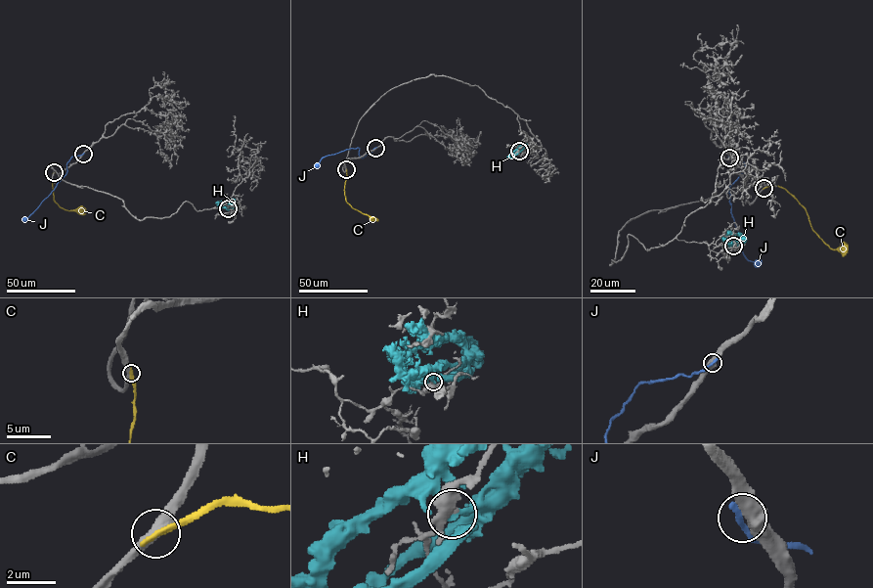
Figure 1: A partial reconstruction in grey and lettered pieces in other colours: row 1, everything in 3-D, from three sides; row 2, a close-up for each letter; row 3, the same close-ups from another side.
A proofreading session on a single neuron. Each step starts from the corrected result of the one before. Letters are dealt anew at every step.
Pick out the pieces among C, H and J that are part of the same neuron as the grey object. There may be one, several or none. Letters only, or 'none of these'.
none of these

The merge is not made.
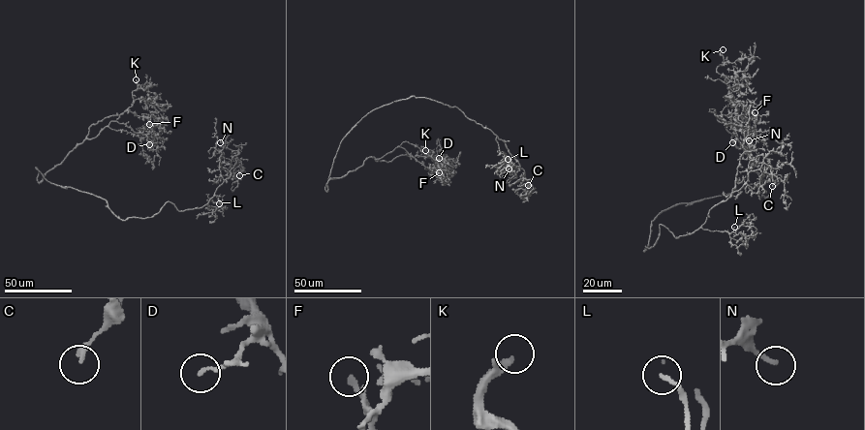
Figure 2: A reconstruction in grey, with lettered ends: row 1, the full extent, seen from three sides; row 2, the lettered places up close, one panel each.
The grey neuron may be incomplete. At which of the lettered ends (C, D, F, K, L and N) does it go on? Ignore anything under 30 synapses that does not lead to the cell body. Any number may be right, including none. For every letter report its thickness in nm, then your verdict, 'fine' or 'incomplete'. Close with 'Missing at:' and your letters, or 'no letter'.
C: 200 nm thick; fine
D: 140 nm thick; fine
F: 130 nm thick; incomplete
K: 220 nm thick; fine
L: 170 nm thick; incomplete
N: 180 nm thick; incomplete
Missing at: F, L, N

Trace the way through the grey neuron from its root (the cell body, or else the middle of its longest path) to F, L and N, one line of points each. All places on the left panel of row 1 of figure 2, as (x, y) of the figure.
F: (72, 187), (47, 181), (36, 168), (39, 182), (77, 145), (94, 138), (107, 126), (137, 136), (149, 124)
L: (72, 187), (104, 199), (123, 220), (152, 217), (168, 201), (179, 211), (207, 203), (218, 208), (219, 203)
N: (72, 187), (104, 199), (123, 220), (152, 217), (168, 201), (179, 211), (200, 208), (223, 181), (220, 142)

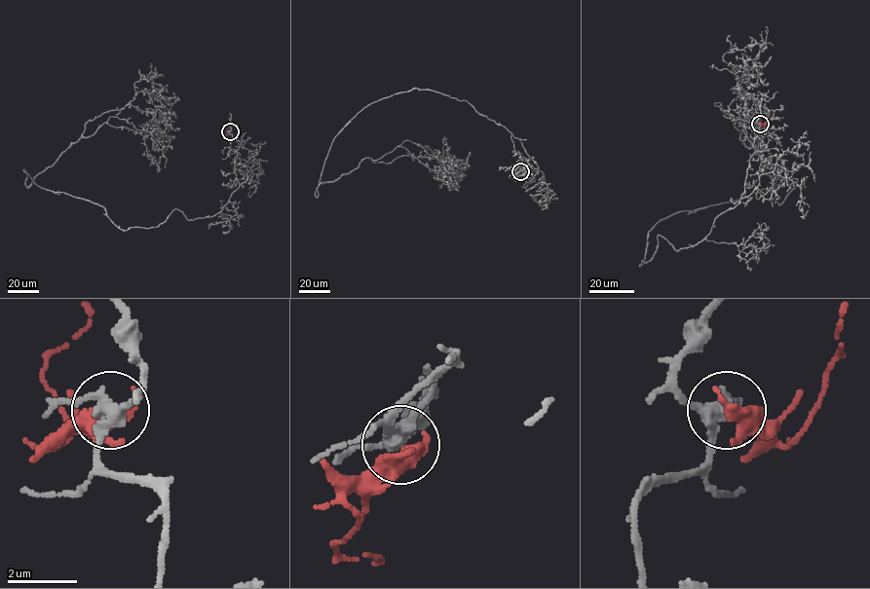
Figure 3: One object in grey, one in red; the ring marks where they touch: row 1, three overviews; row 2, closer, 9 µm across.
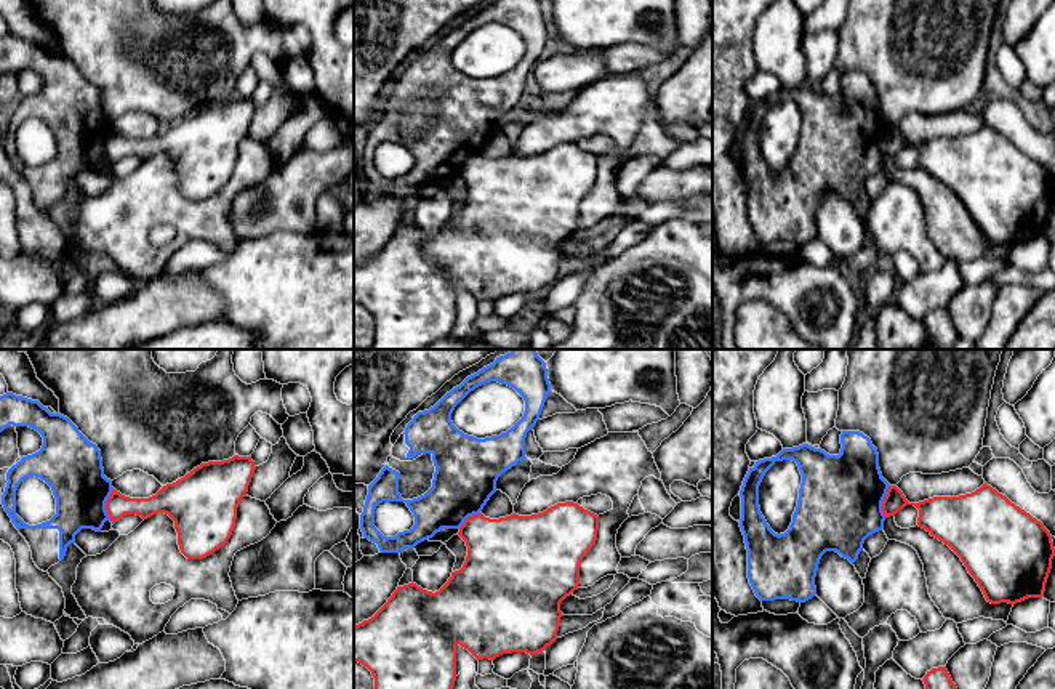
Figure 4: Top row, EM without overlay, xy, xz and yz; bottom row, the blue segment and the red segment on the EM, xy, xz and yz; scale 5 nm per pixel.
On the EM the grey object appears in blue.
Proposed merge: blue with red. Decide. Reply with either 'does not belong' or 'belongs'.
does not belong

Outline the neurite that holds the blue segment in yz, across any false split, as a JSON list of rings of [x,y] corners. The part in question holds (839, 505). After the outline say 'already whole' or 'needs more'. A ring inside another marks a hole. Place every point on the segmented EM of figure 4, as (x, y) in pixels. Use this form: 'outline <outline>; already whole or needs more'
outline [[[842,431],[840,444],[842,449],[839,455],[829,455],[821,449],[802,444],[799,447],[783,449],[776,457],[759,460],[752,468],[749,468],[740,490],[740,527],[748,550],[748,578],[760,601],[791,599],[805,602],[812,599],[816,594],[815,577],[818,564],[826,551],[836,551],[853,564],[863,550],[864,540],[884,529],[885,514],[882,511],[882,502],[890,484],[882,477],[877,449],[872,445],[871,439],[860,431]],[[783,460],[792,460],[797,463],[802,474],[802,484],[792,522],[784,534],[778,535],[770,529],[760,513],[759,486],[765,473],[776,461]]]; already whole

